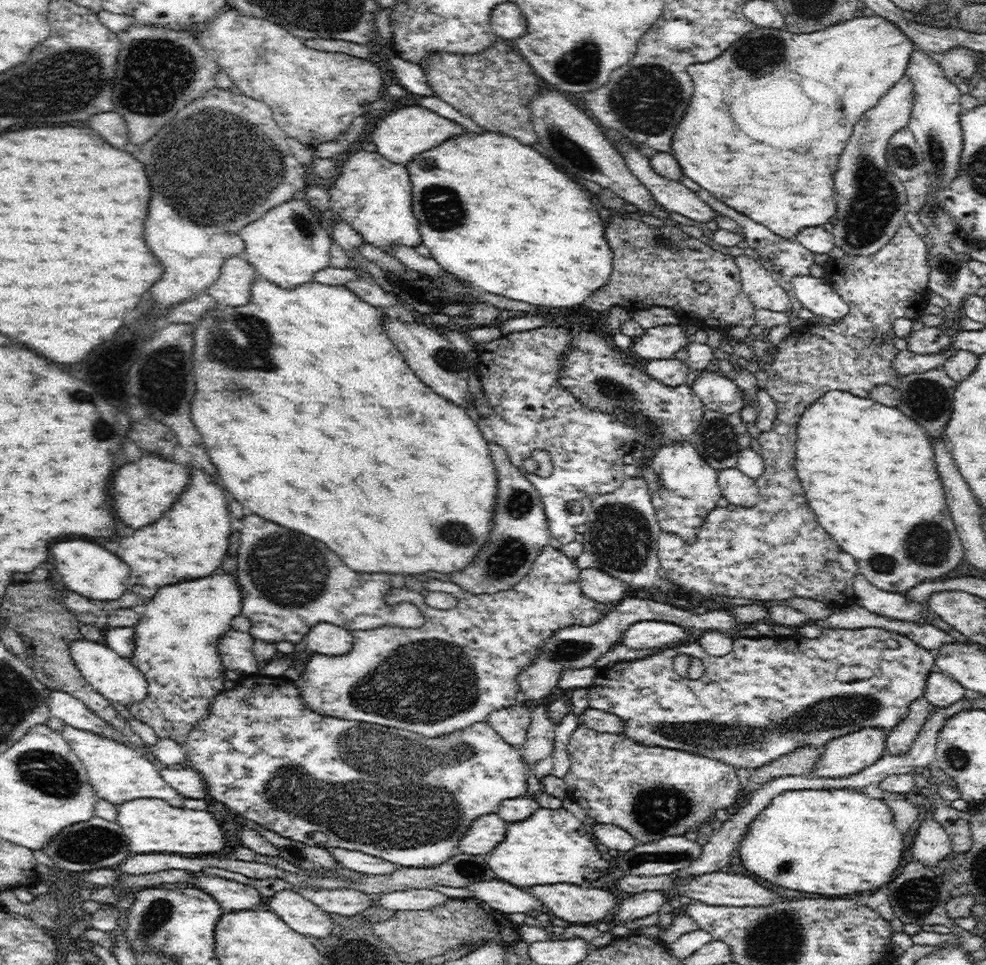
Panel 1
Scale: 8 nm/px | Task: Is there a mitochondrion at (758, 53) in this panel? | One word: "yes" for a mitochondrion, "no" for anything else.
yes

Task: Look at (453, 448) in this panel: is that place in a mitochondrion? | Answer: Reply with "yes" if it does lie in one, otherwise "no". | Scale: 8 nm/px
no

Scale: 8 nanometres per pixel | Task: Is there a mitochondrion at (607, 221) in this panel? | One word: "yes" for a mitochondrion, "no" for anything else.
no

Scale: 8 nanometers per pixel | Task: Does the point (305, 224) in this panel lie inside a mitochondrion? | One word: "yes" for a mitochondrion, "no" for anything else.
yes

